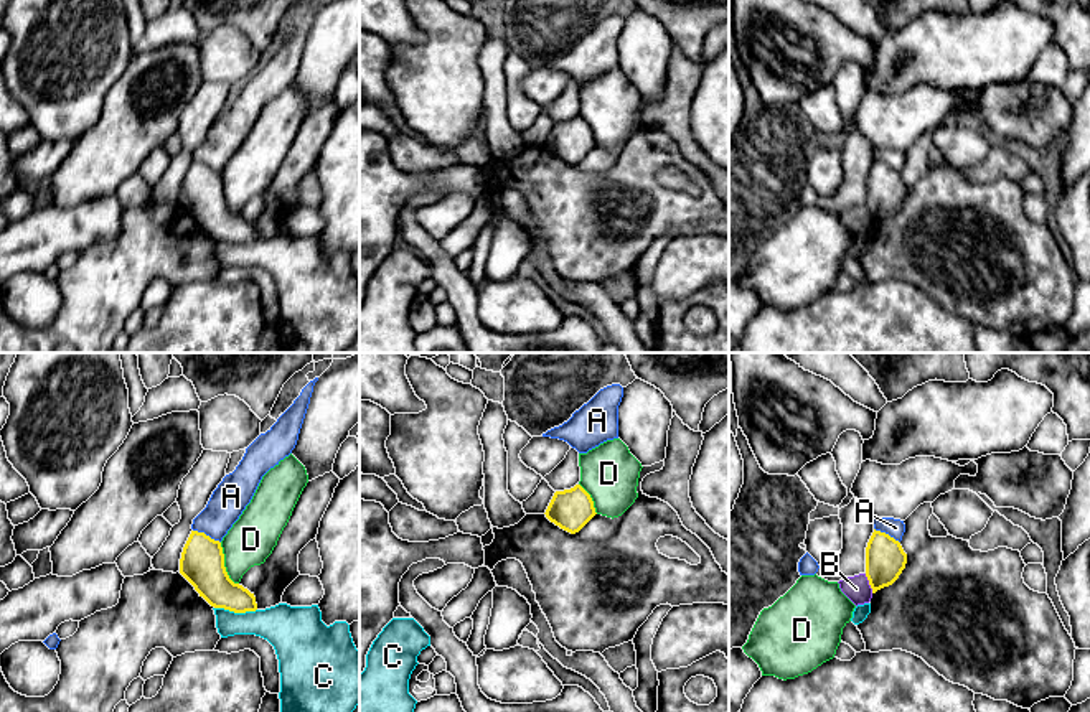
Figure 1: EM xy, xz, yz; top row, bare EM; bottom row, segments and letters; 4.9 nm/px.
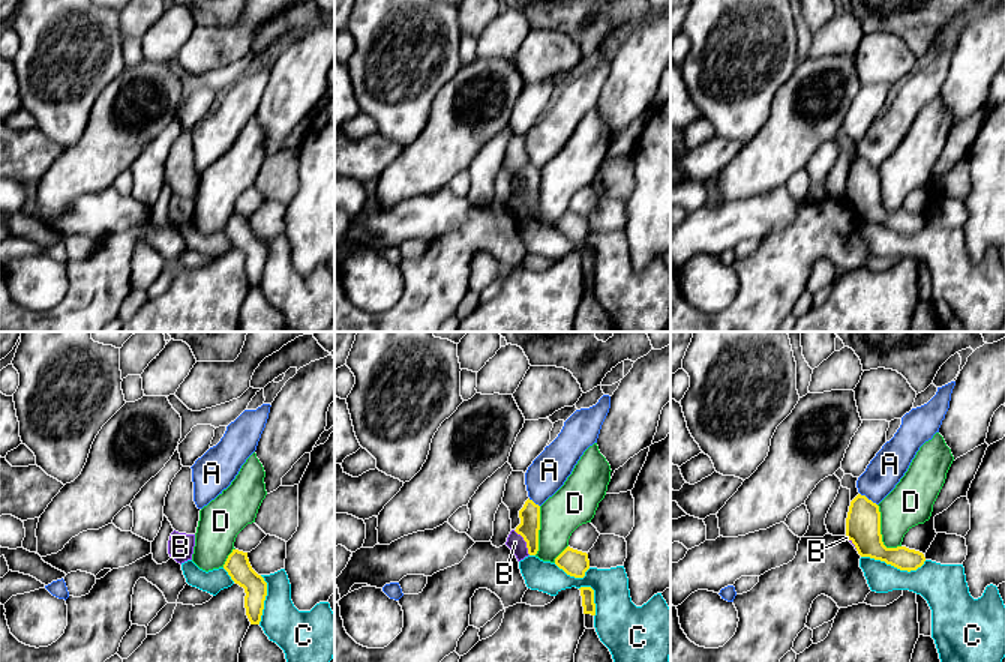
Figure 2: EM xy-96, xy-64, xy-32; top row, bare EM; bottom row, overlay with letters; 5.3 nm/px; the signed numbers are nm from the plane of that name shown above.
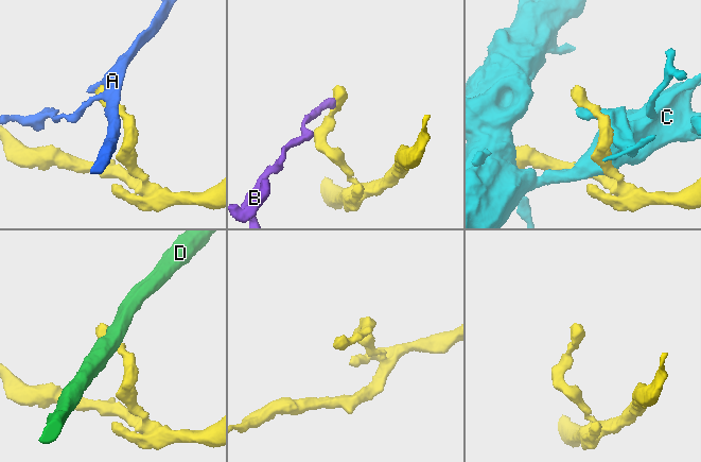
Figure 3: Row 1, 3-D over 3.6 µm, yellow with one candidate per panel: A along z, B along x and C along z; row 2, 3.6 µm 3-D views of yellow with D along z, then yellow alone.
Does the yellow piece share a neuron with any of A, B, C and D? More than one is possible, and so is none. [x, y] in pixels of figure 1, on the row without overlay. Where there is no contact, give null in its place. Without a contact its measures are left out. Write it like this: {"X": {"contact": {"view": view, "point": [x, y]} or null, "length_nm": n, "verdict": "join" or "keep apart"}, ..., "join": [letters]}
{"A": {"contact": {"view": "xy", "point": [205, 165]}, "length_nm": 150, "verdict": "keep apart"}, "B": {"contact": {"view": "yz", "point": [869, 215]}, "length_nm": 100, "verdict": "keep apart"}, "C": {"contact": {"view": "xy", "point": [236, 243]}, "length_nm": 200, "verdict": "keep apart"}, "D": {"contact": {"view": "xy", "point": [223, 195]}, "length_nm": 220, "verdict": "keep apart"}, "join": []}

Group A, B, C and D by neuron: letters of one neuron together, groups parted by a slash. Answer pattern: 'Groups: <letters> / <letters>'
Groups: A / B / C / D

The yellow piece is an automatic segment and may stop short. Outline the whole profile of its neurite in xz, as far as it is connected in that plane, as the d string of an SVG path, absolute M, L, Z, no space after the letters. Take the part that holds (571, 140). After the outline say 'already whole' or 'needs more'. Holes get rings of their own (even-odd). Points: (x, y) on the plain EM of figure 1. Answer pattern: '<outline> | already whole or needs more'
M576 115L571 120L556 122L544 145L561 160L576 165L597 143L590 125L580 115Z | already whole

